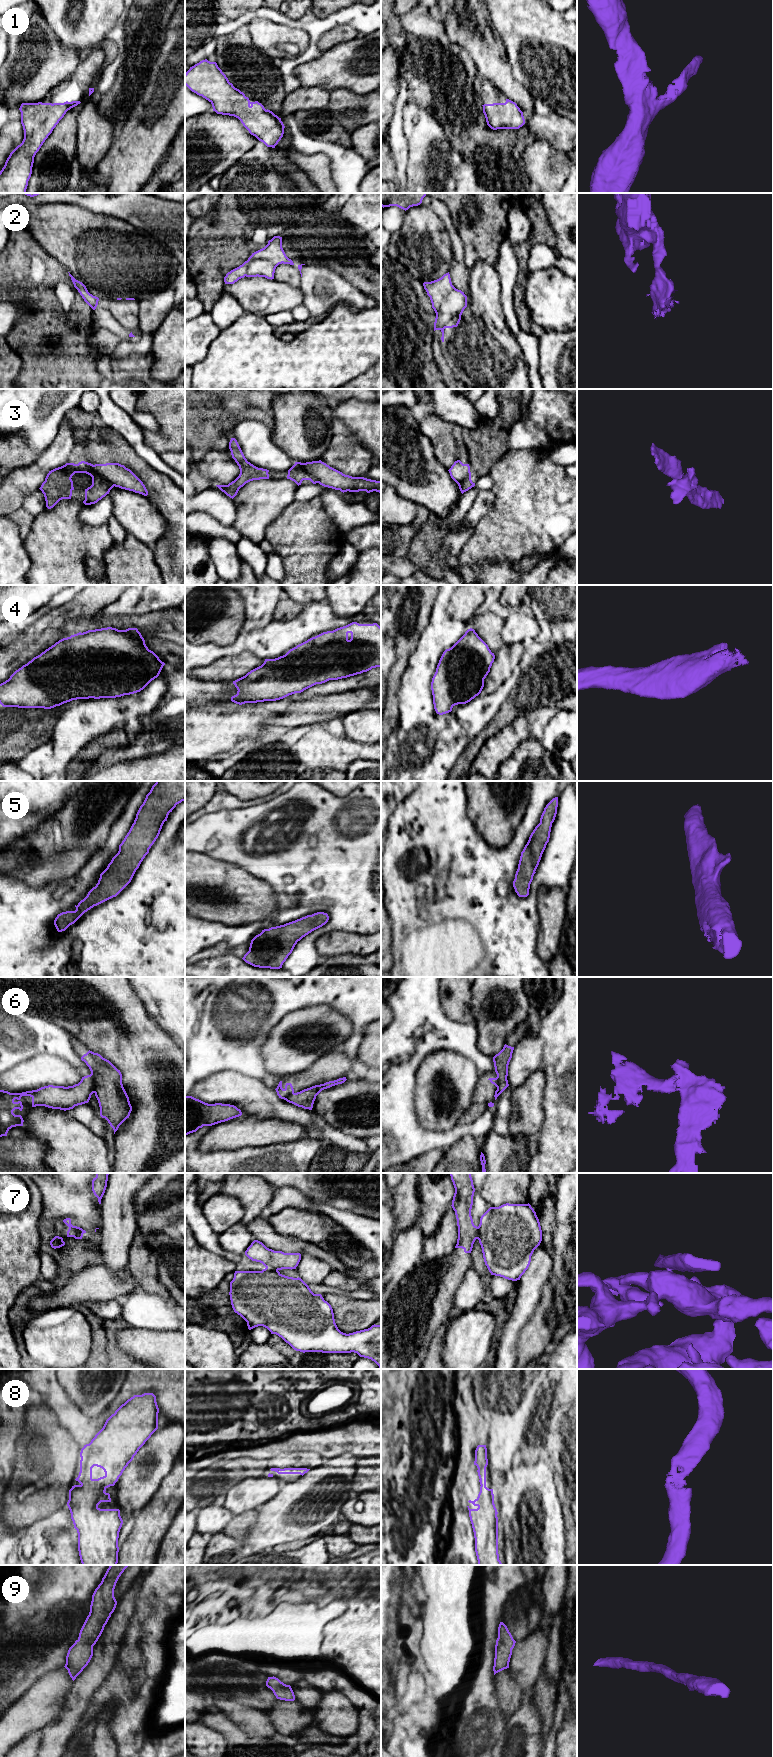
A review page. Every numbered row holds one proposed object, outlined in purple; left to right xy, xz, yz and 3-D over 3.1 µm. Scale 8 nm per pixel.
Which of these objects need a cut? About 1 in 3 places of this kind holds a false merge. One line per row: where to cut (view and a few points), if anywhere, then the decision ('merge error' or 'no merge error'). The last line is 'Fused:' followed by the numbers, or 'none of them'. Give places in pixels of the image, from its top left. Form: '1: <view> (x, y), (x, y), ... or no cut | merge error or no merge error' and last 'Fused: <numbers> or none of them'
1: no cut | no merge error
2: no cut | no merge error
3: xy (92, 465), (96, 472), (114, 485) | merge error
4: no cut | no merge error
5: no cut | no merge error
6: xy (90, 1074), (94, 1080), (94, 1092) | merge error
7: xy (78, 1227), (77, 1238) | merge error
8: no cut | no merge error
9: no cut | no merge error
Fused: 3, 6, 7

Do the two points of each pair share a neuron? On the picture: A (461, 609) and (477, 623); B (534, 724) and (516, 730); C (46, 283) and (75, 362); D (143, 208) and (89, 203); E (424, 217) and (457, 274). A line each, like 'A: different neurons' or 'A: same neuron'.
A: different neurons
B: different neurons
C: same neuron
D: same neuron
E: different neurons

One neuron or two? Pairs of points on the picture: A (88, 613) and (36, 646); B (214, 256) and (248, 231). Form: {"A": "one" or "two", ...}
{"A": "one", "B": "one"}

